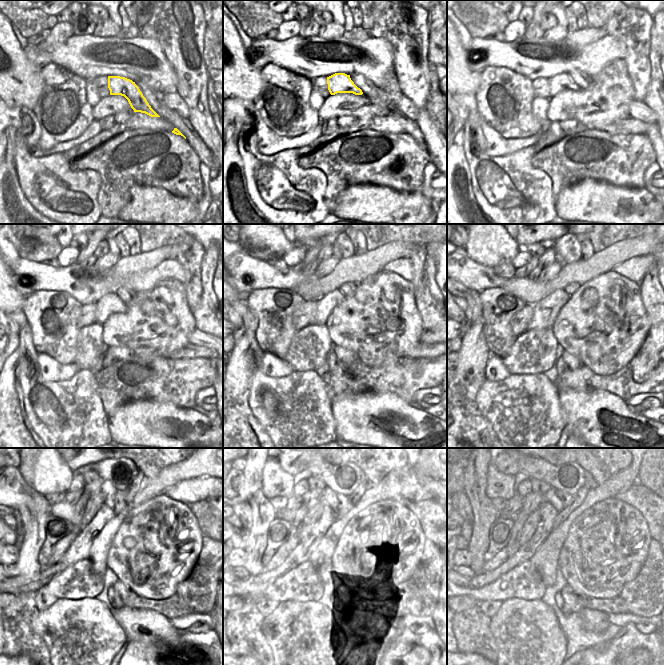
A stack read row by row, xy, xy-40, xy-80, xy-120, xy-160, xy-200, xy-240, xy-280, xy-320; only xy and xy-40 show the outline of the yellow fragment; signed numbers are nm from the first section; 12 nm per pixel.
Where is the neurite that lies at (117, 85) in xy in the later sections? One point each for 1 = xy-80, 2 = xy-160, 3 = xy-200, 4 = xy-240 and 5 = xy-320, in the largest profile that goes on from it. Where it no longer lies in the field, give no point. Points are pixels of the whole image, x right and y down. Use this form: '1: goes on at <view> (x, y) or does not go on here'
1: goes on at xy-80 (562, 81)
2: goes on at xy-160 (328, 302)
3: goes on at xy-200 (549, 302)
4: goes on at xy-240 (105, 514)
5: goes on at xy-320 (548, 513)

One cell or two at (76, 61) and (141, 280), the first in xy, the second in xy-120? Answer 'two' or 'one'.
one

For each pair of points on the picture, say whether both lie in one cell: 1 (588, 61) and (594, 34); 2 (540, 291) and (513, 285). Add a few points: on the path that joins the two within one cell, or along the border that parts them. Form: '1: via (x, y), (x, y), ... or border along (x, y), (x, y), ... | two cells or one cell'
1: border along (607, 35), (586, 44), (575, 44), (569, 41) | two cells
2: via (533, 291), (520, 287) | one cell

